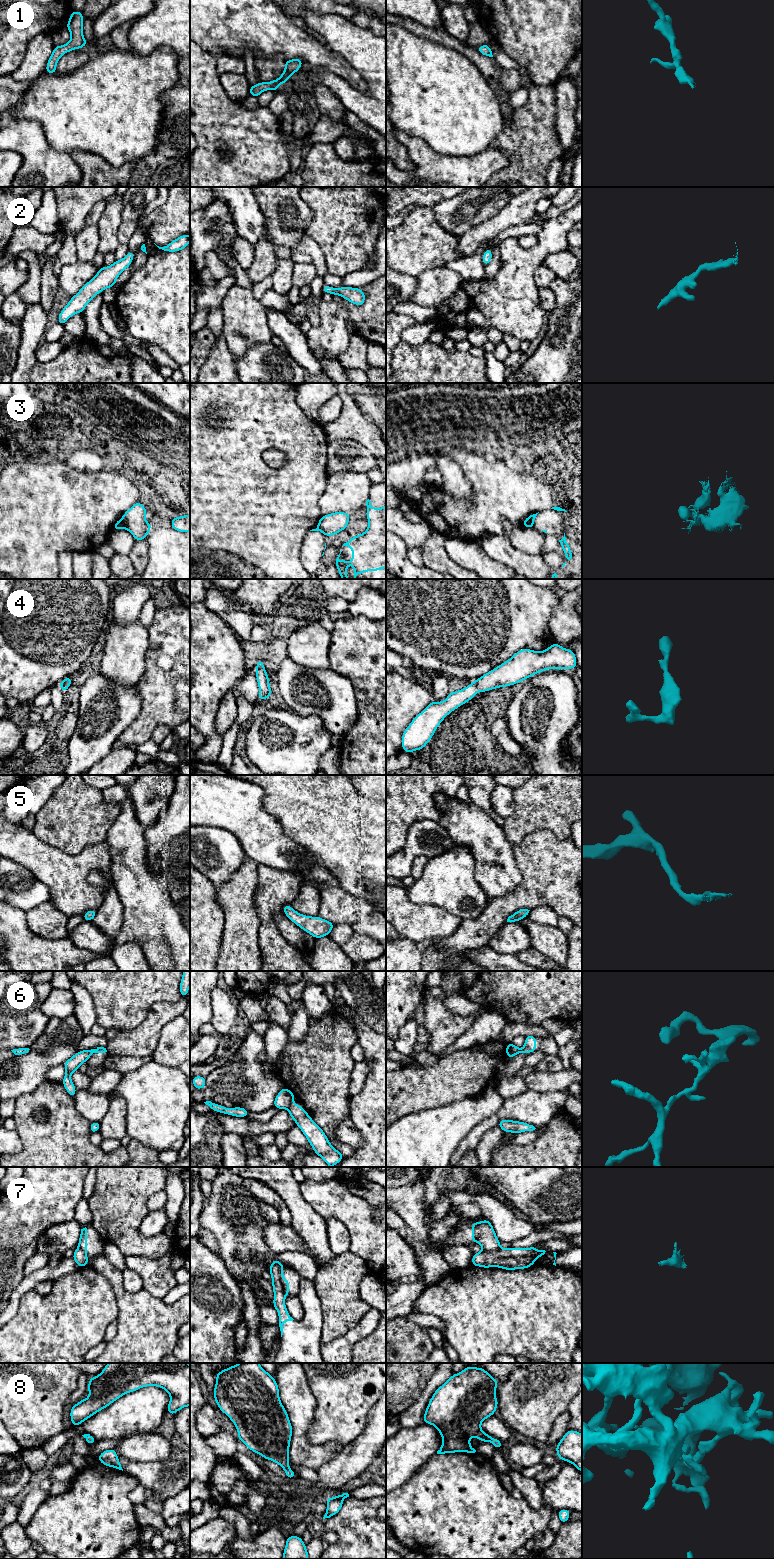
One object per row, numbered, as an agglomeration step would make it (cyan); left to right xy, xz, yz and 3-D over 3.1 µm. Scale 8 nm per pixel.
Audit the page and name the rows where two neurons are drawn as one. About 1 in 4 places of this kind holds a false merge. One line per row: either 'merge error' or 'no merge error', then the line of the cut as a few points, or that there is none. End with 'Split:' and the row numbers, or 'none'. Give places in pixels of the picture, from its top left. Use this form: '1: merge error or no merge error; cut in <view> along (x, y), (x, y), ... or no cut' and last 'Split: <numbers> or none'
1: no merge error; no cut
2: no merge error; no cut
3: merge error; cut in xy along (122, 517), (122, 525), (124, 527)
4: no merge error; no cut
5: no merge error; no cut
6: merge error; cut in xz along (290, 1104), (287, 1108)
7: merge error; cut in yz along (535, 1259), (531, 1256), (500, 1256), (493, 1265)
8: no merge error; no cut
Split: 3, 6, 7

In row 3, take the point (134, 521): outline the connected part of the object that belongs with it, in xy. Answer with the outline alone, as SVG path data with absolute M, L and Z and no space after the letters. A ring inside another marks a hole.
M138 501L123 515L123 527L129 531L136 541L146 539L152 525L145 519L148 511Z

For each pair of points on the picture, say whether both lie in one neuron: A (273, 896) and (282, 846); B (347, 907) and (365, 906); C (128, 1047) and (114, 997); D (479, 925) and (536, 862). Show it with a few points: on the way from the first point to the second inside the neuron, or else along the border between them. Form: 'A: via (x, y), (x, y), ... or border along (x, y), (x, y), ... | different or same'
A: border along (258, 863), (287, 870), (300, 877) | different
B: via (351, 907), (361, 907) | same
C: border along (144, 1019), (135, 1027), (120, 1031) | different
D: via (497, 913), (533, 880) | same

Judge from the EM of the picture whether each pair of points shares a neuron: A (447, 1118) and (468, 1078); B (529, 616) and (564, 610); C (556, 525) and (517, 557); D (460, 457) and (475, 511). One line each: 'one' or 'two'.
A: two
B: two
C: two
D: one

